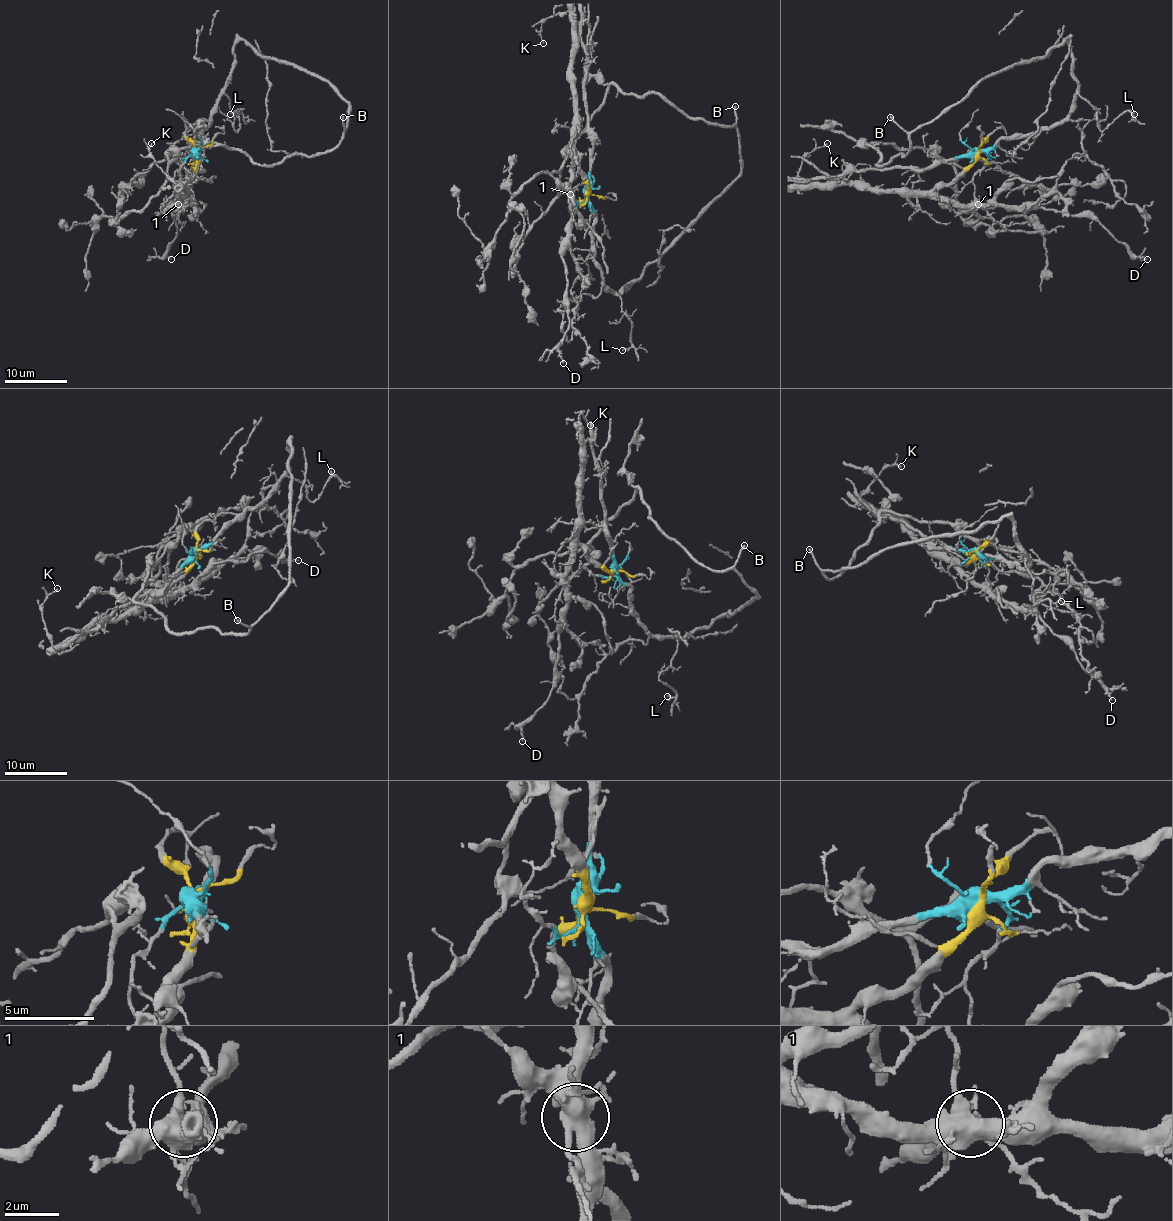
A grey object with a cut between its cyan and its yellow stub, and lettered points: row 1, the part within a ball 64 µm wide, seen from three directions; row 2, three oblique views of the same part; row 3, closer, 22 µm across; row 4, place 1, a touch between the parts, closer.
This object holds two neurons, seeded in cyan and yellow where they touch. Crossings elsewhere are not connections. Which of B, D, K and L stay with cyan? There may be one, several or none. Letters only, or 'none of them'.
B, L

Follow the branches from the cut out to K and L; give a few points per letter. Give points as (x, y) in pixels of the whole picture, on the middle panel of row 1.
K: (587, 192), (587, 177), (573, 147), (575, 75), (570, 13), (548, 17), (540, 29), (543, 43)
L: (587, 192), (595, 217), (596, 268), (622, 300), (631, 324), (633, 344), (622, 351)

